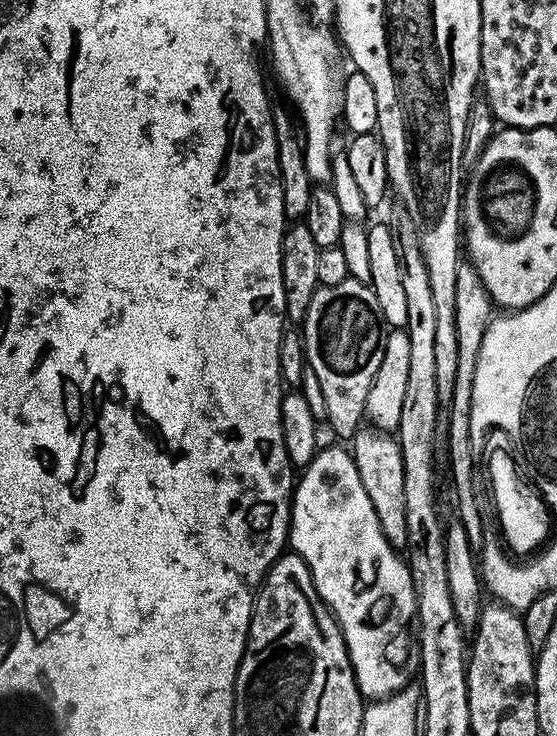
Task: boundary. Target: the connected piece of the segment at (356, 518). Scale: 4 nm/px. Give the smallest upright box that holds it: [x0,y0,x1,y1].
[288,447,418,701]

